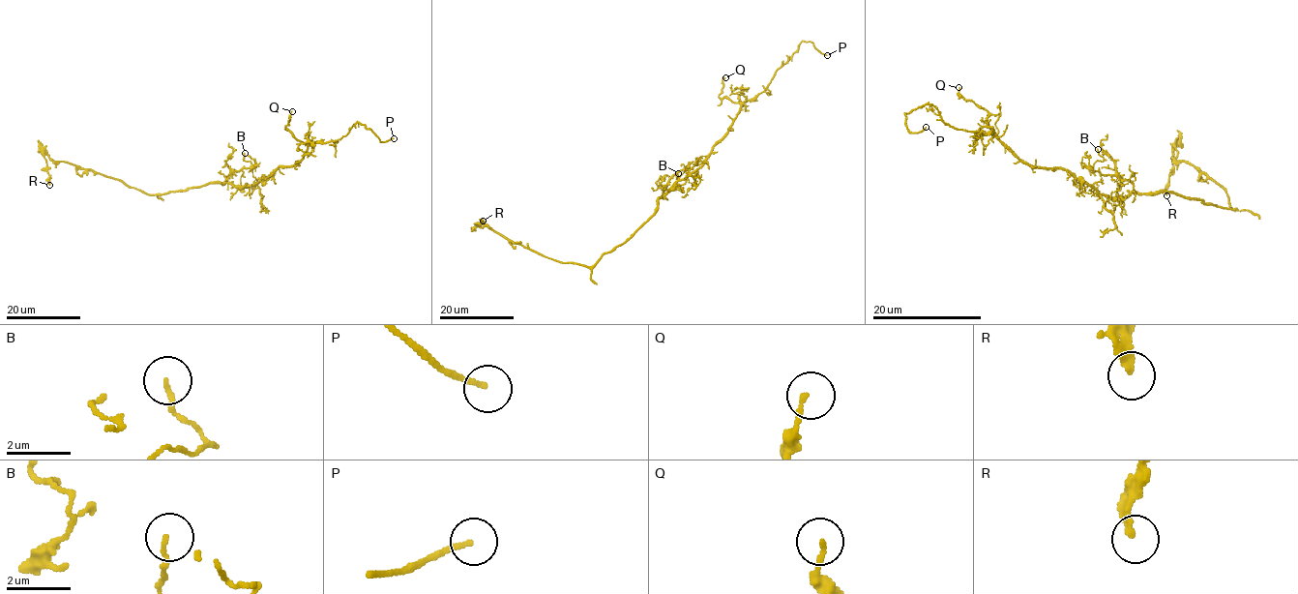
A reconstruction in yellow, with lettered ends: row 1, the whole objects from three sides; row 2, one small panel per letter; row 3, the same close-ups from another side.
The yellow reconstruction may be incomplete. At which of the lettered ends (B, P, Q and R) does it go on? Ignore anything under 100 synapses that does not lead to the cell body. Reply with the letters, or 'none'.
P

